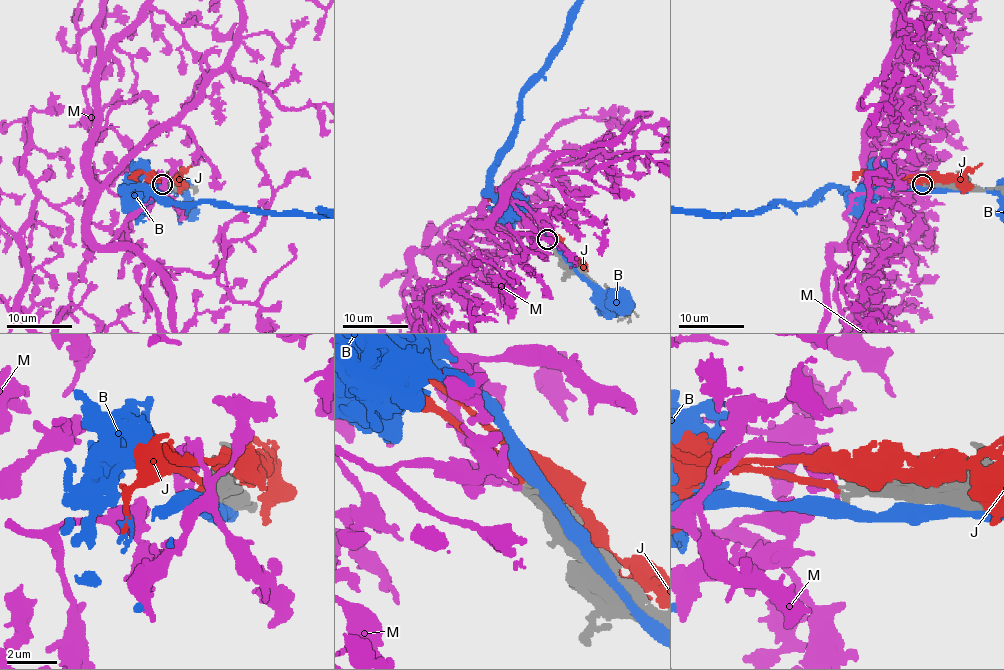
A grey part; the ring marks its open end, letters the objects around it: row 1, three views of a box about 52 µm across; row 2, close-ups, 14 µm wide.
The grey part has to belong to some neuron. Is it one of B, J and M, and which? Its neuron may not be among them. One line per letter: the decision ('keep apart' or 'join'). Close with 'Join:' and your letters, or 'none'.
B: keep apart
J: join
M: keep apart
Join: J

